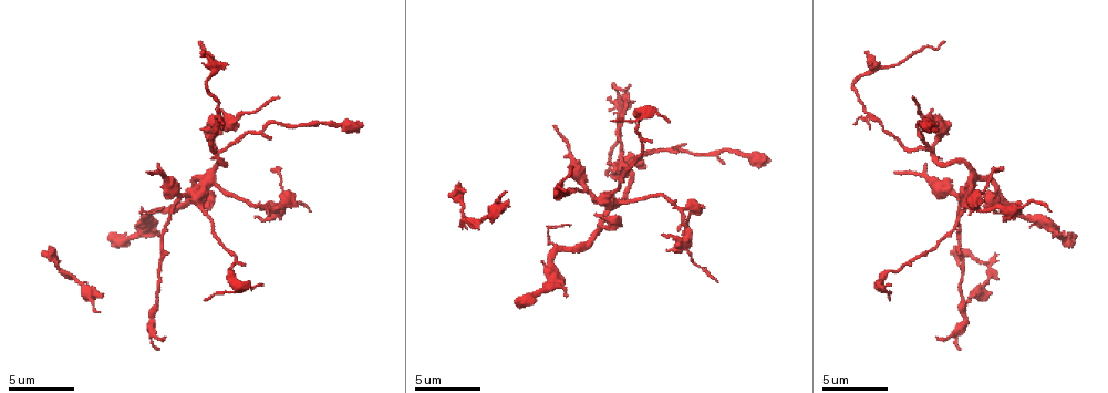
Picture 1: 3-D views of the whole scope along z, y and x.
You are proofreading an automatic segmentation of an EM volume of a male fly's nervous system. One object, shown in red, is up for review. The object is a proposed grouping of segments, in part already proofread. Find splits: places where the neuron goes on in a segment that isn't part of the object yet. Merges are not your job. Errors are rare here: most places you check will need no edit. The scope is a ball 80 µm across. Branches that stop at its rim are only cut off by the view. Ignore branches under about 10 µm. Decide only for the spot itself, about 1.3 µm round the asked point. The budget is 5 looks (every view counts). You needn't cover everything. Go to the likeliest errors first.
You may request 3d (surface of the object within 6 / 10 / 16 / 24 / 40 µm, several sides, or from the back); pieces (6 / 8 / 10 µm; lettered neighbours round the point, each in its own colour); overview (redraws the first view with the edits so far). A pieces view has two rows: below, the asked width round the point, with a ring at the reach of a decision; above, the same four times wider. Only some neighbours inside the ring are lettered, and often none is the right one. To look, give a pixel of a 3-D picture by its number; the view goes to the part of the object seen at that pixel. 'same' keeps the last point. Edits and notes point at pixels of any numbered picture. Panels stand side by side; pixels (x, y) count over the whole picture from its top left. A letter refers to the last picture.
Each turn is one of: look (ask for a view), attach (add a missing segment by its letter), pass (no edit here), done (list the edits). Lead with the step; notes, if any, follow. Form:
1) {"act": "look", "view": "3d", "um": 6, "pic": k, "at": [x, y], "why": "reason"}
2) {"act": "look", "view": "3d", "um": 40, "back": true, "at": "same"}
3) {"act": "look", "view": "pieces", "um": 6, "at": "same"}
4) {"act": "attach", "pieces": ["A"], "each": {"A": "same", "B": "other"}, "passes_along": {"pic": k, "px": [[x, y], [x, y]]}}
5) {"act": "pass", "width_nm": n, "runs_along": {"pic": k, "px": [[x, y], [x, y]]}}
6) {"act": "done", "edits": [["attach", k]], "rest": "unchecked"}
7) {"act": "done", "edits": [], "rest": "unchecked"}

{"act": "look", "view": "pieces", "um": 6, "pic": 1, "at": [606, 172], "why": "branch stops here"}

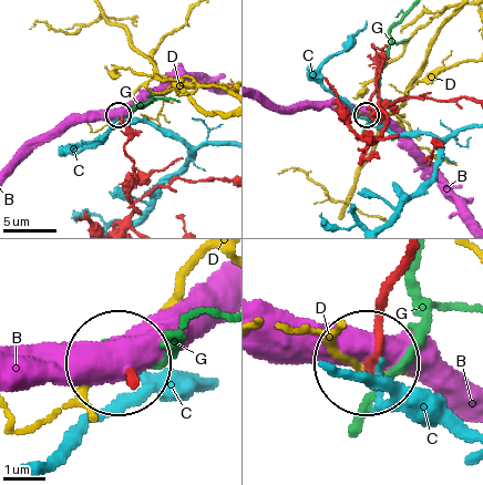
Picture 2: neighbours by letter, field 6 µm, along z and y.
{"act": "pass", "each": {"B": "other", "C": "other", "D": "other", "G": "other"}, "found": "no lettered segment goes on from it"}

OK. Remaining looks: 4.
{"act": "look", "view": "3d", "um": 6, "pic": 1, "at": [1001, 168], "why": "an open end"}

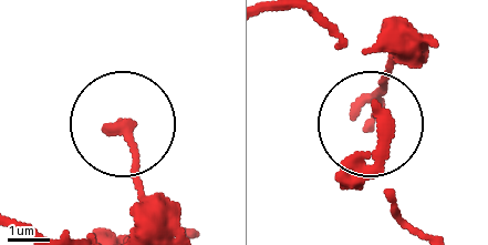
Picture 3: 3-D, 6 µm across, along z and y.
{"act": "look", "view": "pieces", "um": 10, "pic": 3, "at": [365, 126], "why": "see the neighbours"}

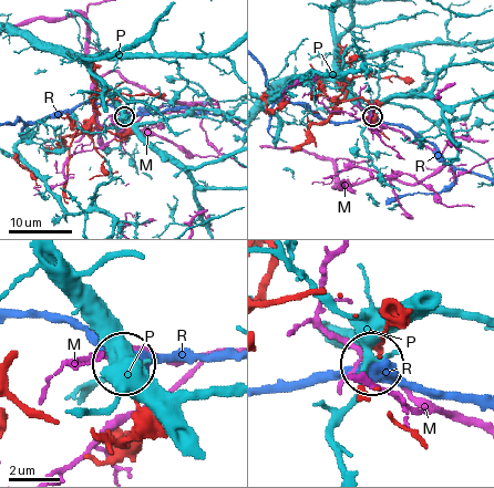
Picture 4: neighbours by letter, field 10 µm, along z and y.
{"act": "pass", "each": {"M": "other", "P": "other", "R": "other"}, "found": "none of them fits"}

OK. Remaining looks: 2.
{"act": "look", "view": "pieces", "um": 10, "pic": 1, "at": [557, 128], "why": "free end"}

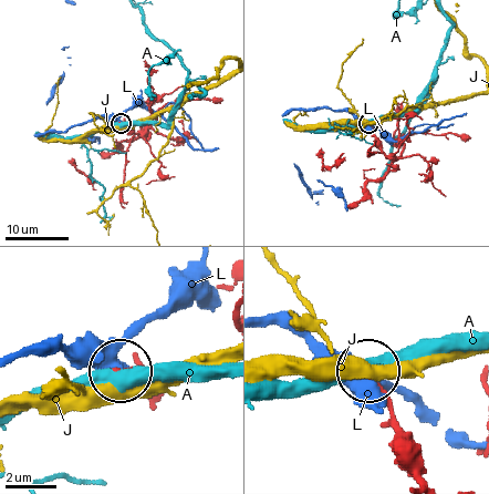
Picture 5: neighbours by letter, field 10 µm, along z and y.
{"act": "pass", "width_nm": 190, "each": {"A": "other", "J": "other", "L": "other"}, "found": "none of them fits"}

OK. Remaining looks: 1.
{"act": "done", "edits": [], "rest": "unchecked"}

